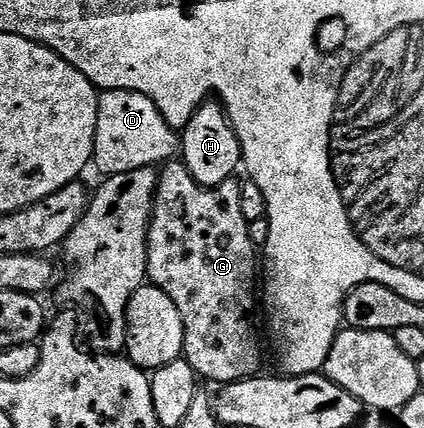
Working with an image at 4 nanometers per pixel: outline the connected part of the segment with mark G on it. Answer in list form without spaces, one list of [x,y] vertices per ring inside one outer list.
[[[168,162],[159,169],[160,181],[156,187],[156,201],[152,204],[152,217],[148,222],[148,280],[178,306],[178,314],[182,314],[184,327],[183,359],[188,361],[201,381],[213,380],[216,386],[233,384],[239,380],[251,380],[261,371],[260,368],[260,336],[256,333],[256,308],[258,312],[258,250],[250,242],[248,220],[242,214],[242,198],[240,197],[239,179],[233,178],[222,182],[216,188],[204,188],[188,172],[183,162]]]

